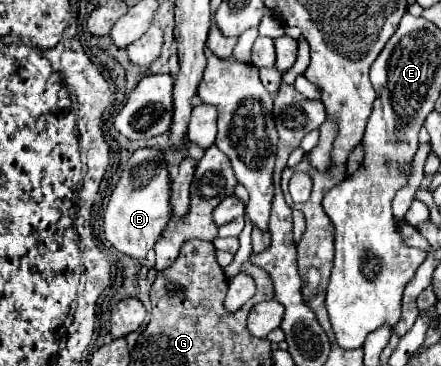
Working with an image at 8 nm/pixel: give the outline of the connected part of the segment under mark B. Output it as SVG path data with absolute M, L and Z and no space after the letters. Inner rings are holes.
M157 147L137 149L131 155L105 209L103 231L105 231L107 241L121 253L135 259L143 259L147 251L153 249L161 231L169 223L169 217L171 217L169 195L171 191L169 191L167 165L165 165L161 149Z

